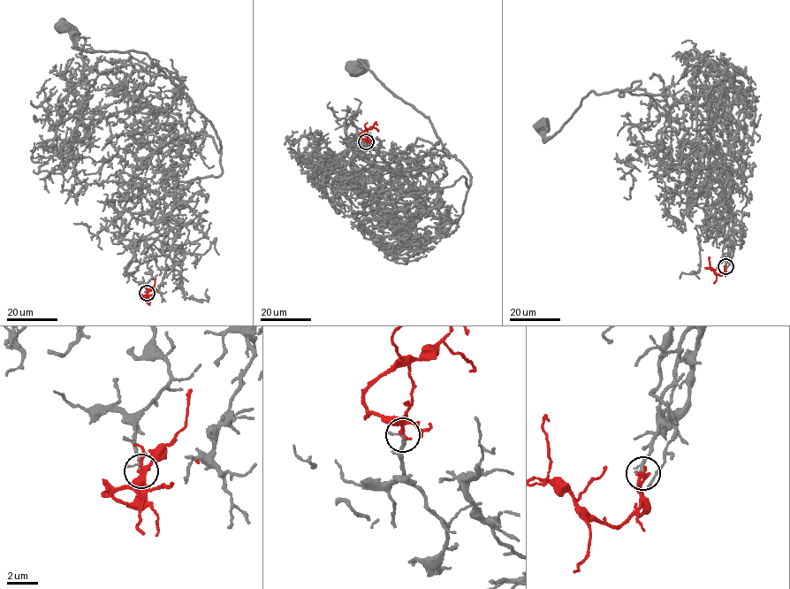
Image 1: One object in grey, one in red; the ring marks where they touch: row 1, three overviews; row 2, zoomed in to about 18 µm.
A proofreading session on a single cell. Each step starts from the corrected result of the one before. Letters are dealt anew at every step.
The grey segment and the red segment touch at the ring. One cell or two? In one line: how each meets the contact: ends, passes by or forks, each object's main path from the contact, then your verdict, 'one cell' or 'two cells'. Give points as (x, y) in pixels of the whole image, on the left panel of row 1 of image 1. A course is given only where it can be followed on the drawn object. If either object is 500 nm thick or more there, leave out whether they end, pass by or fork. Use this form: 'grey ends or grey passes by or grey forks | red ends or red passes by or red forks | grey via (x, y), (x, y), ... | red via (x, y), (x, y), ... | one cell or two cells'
grey passes by | red ends | grey via (147, 293), (148, 263), (175, 238), (164, 215), (222, 172), (216, 131), (147, 54), (81, 49), (64, 26) | red via (147, 293), (146, 297), (140, 296), (147, 294), (155, 279) | one cell

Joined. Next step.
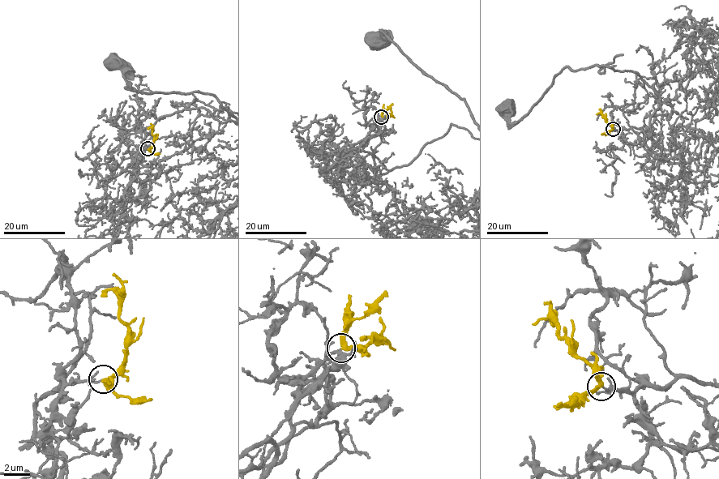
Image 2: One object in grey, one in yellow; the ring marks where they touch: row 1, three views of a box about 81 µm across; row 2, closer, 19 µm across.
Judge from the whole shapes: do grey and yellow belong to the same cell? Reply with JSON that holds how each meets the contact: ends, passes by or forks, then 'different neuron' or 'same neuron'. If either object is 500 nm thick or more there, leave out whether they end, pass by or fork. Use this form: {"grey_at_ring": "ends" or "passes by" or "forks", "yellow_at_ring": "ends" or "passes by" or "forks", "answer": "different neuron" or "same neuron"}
{"grey_at_ring": "ends", "yellow_at_ring": "passes by", "answer": "same neuron"}

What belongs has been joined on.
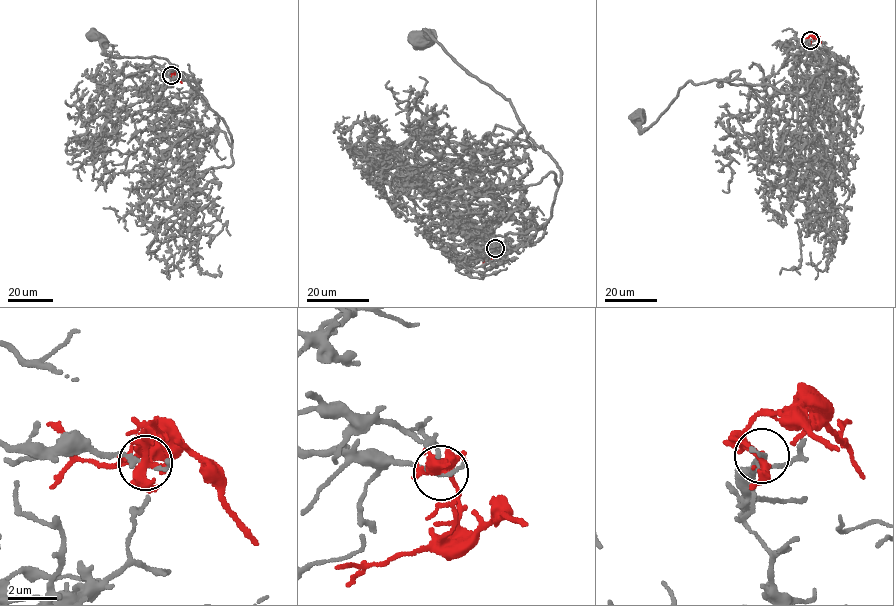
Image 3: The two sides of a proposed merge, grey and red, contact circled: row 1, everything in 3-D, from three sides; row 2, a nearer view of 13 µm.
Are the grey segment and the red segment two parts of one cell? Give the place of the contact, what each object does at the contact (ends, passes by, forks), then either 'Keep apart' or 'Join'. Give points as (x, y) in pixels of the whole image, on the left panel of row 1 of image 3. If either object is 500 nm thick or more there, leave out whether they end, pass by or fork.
Place: (171, 75). At the ring grey passes by. At the ring red forks. Keep apart

